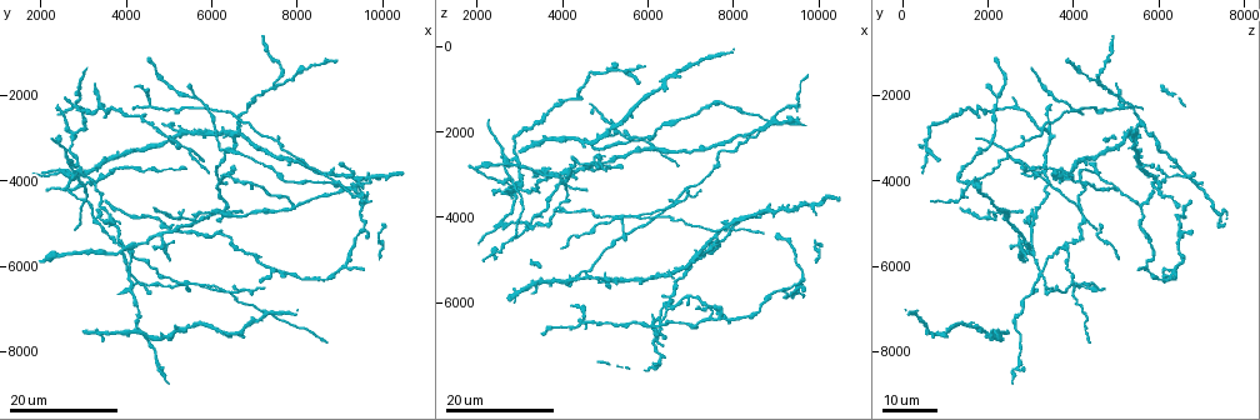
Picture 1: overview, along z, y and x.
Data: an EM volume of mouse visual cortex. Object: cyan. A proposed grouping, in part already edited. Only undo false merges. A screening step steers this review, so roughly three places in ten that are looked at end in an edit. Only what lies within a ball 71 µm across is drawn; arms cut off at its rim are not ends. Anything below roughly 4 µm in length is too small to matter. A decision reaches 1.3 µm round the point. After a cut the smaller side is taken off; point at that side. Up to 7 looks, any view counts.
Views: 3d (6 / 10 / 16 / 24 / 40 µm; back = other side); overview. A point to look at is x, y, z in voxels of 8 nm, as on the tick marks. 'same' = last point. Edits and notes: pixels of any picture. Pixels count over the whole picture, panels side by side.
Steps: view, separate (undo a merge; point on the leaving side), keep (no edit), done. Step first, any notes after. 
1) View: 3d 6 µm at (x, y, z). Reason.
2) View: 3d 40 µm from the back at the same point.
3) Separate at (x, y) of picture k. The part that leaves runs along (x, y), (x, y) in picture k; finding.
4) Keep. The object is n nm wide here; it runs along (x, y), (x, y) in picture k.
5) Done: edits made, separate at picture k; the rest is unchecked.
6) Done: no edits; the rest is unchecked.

View: 3d 24 µm at (2800, 2950, 3450). Arms part here.

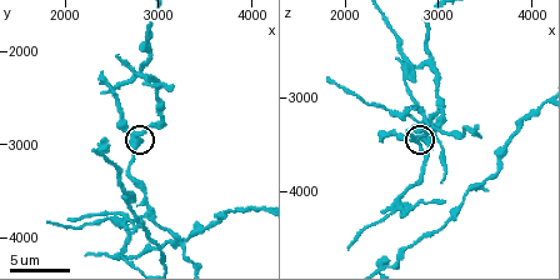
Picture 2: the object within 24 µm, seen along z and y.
View: 3d 6 µm at the same point.

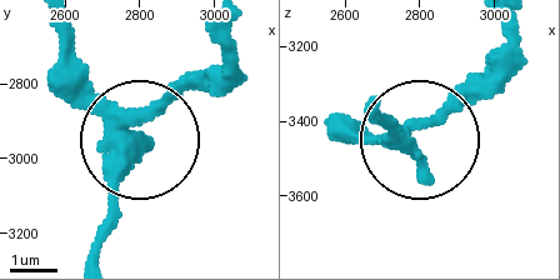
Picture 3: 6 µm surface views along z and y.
Keep. The object is 310 nm wide here; it runs along (100, 254), (129, 134), (69, 43) in picture 3; one neuron here.

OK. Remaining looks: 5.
View: 3d 24 µm at (3900, 5650, 3050). Three-way junction.

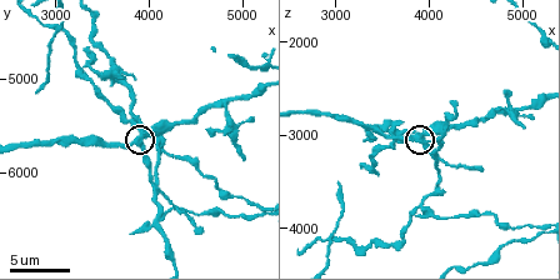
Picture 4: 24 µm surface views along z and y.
View: 3d 6 µm at the same point. Zoom in.

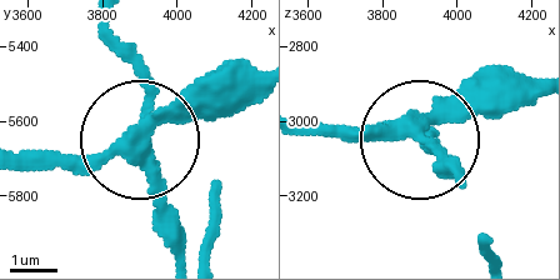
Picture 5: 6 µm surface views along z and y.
Separate at (189, 103) of picture 5. 3 arms meet here; the part that leaves runs along (136, 141), (180, 118), (251, 106) in picture 5; two neurons meet here.

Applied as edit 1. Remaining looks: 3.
View: 3d 16 µm at (4100, 6150, 3250). Four-way junction.

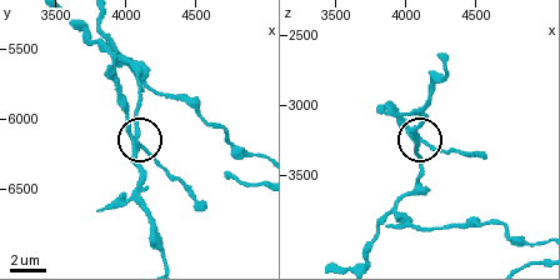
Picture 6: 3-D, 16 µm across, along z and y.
View: 3d 10 µm at the same point.

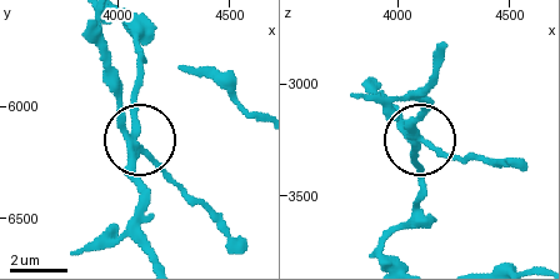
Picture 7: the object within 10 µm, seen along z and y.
Keep. The object is 280 nm wide here; one neuron here.

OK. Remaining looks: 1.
Done: edits made, separate at picture 5; the rest is unchecked.

